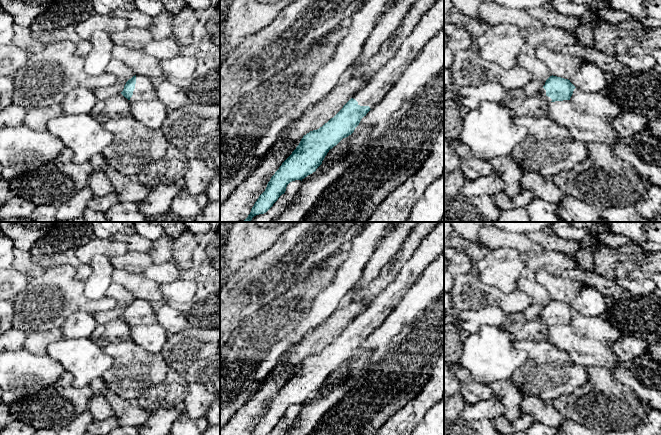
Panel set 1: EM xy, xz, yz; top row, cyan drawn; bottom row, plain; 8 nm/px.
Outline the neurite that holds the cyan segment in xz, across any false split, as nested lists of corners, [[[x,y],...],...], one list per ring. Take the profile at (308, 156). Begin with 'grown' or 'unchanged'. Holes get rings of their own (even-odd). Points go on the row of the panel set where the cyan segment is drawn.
grown; [[[438,0],[421,17],[396,55],[372,76],[371,81],[327,123],[303,136],[296,149],[271,177],[265,191],[242,222],[250,222],[254,216],[266,213],[285,193],[290,182],[302,181],[315,172],[329,150],[354,132],[361,119],[385,97],[425,45],[443,27],[444,0]]]

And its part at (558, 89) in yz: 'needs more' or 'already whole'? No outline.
needs more

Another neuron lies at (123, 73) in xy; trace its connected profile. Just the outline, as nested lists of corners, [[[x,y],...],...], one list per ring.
[[[112,59],[109,62],[106,72],[114,75],[117,80],[113,85],[94,90],[98,100],[108,99],[115,95],[121,94],[126,82],[136,75],[129,66],[117,59]]]

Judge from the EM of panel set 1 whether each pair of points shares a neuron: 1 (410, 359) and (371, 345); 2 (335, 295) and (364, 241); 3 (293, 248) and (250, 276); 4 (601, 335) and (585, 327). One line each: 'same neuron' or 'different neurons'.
1: different neurons
2: same neuron
3: same neuron
4: same neuron

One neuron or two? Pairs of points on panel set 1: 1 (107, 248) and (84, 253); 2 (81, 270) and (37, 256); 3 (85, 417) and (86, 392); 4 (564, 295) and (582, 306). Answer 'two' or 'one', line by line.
1: one
2: one
3: two
4: two

